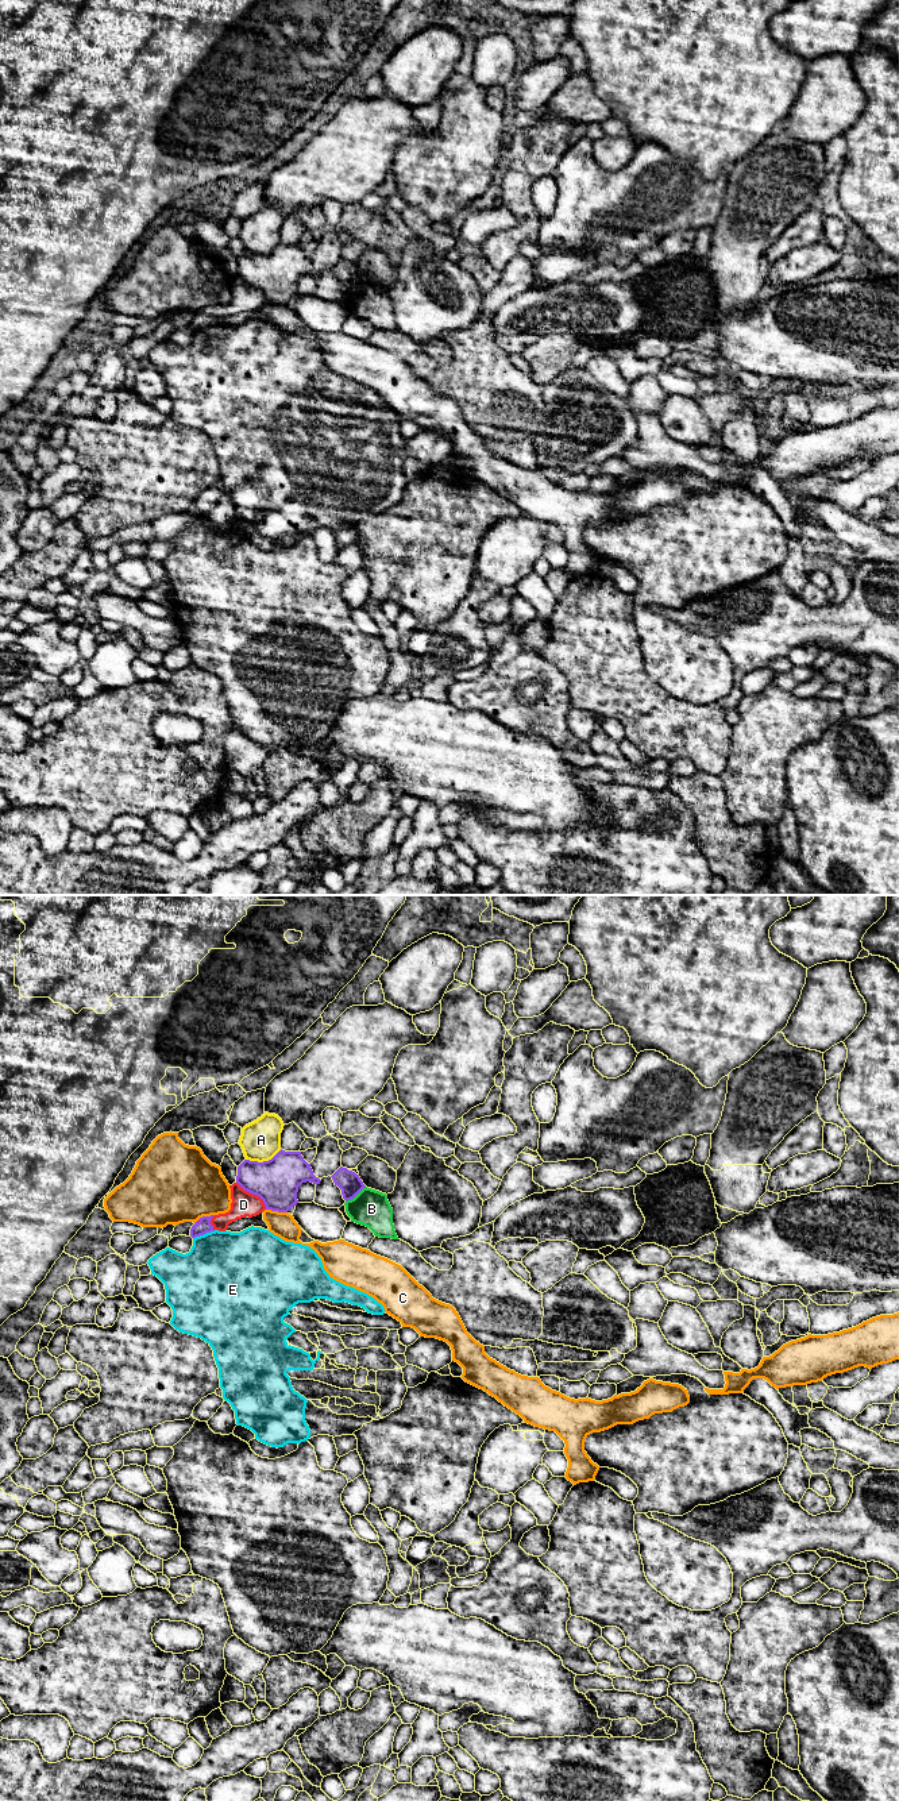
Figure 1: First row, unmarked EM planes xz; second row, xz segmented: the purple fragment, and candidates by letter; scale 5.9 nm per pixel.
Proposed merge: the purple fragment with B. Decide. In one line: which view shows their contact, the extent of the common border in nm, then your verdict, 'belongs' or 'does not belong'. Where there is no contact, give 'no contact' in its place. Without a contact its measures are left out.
contact in xz; length 160 nm; does not belong

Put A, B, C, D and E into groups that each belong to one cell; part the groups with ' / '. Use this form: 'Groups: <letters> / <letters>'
Groups: A / B / C / D / E

